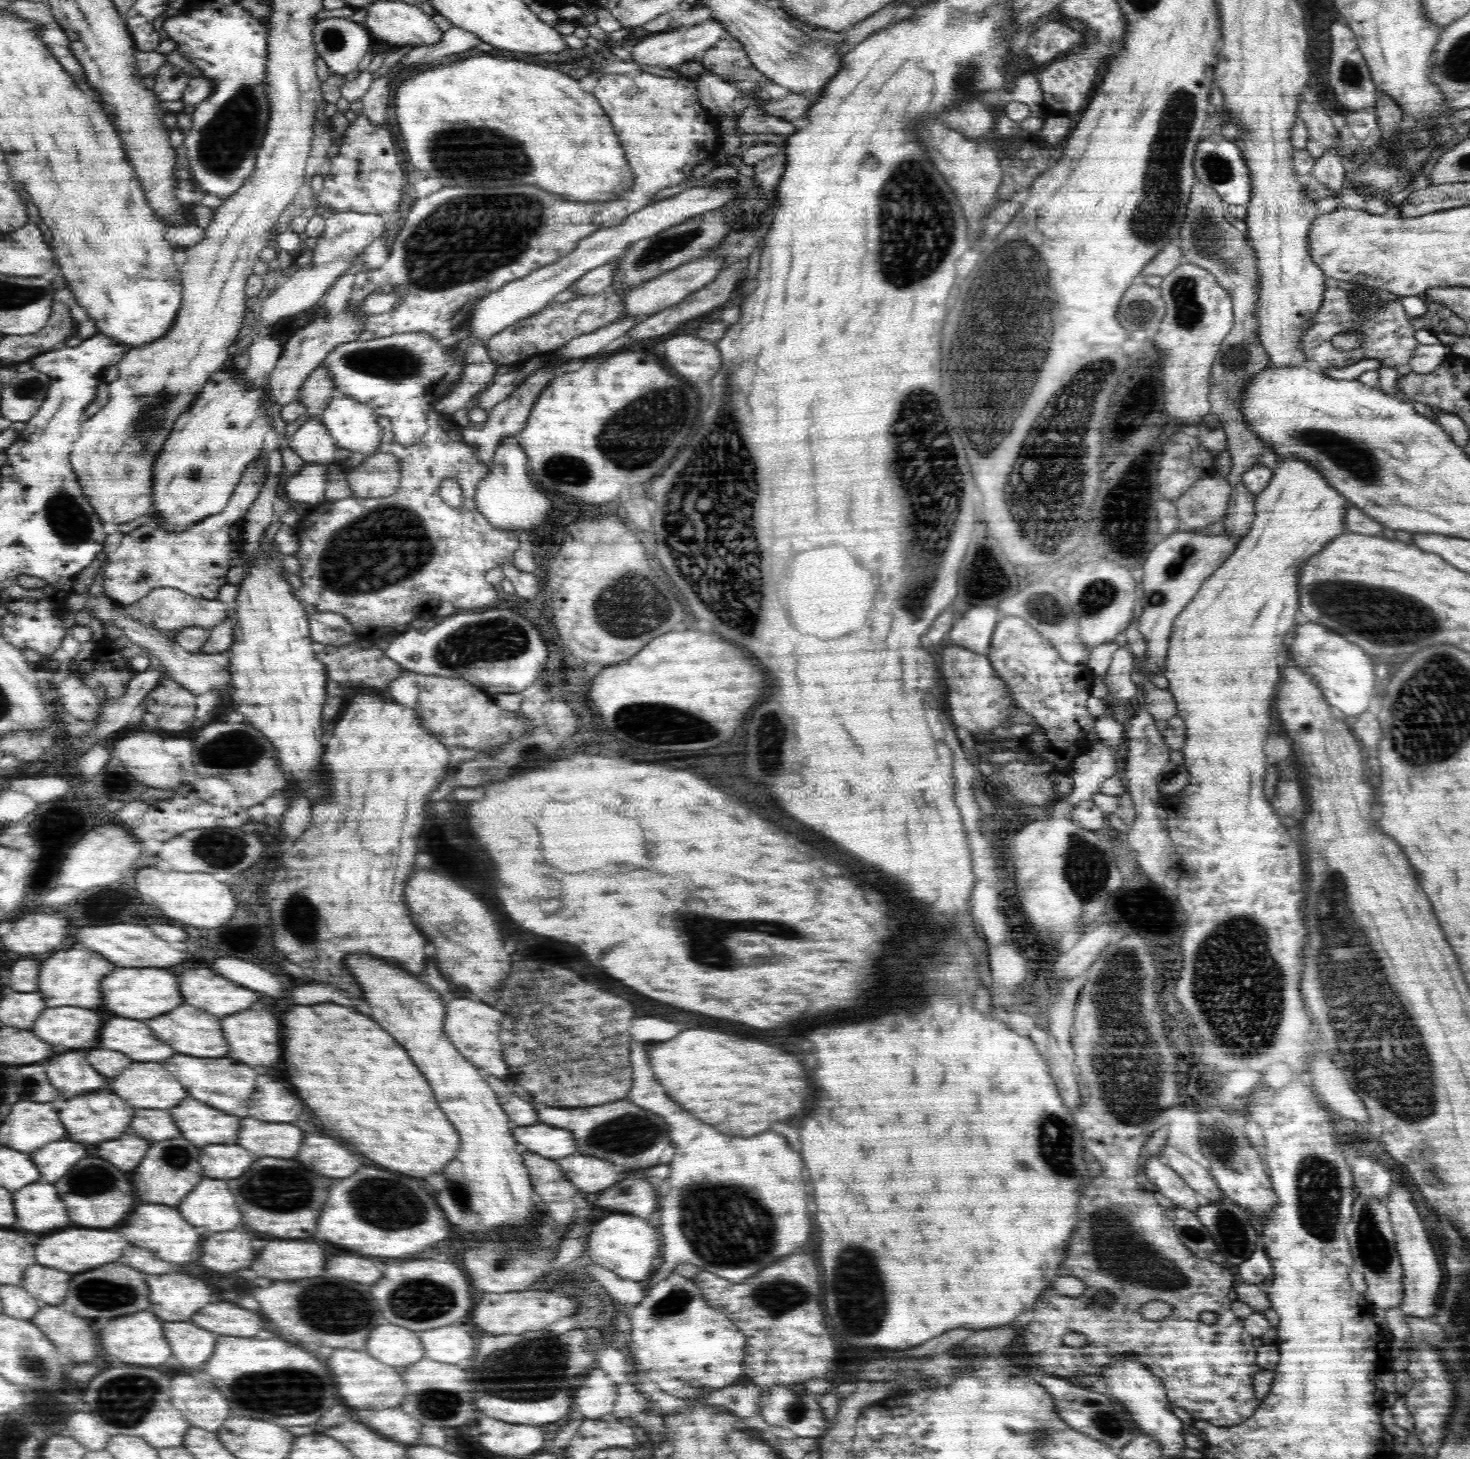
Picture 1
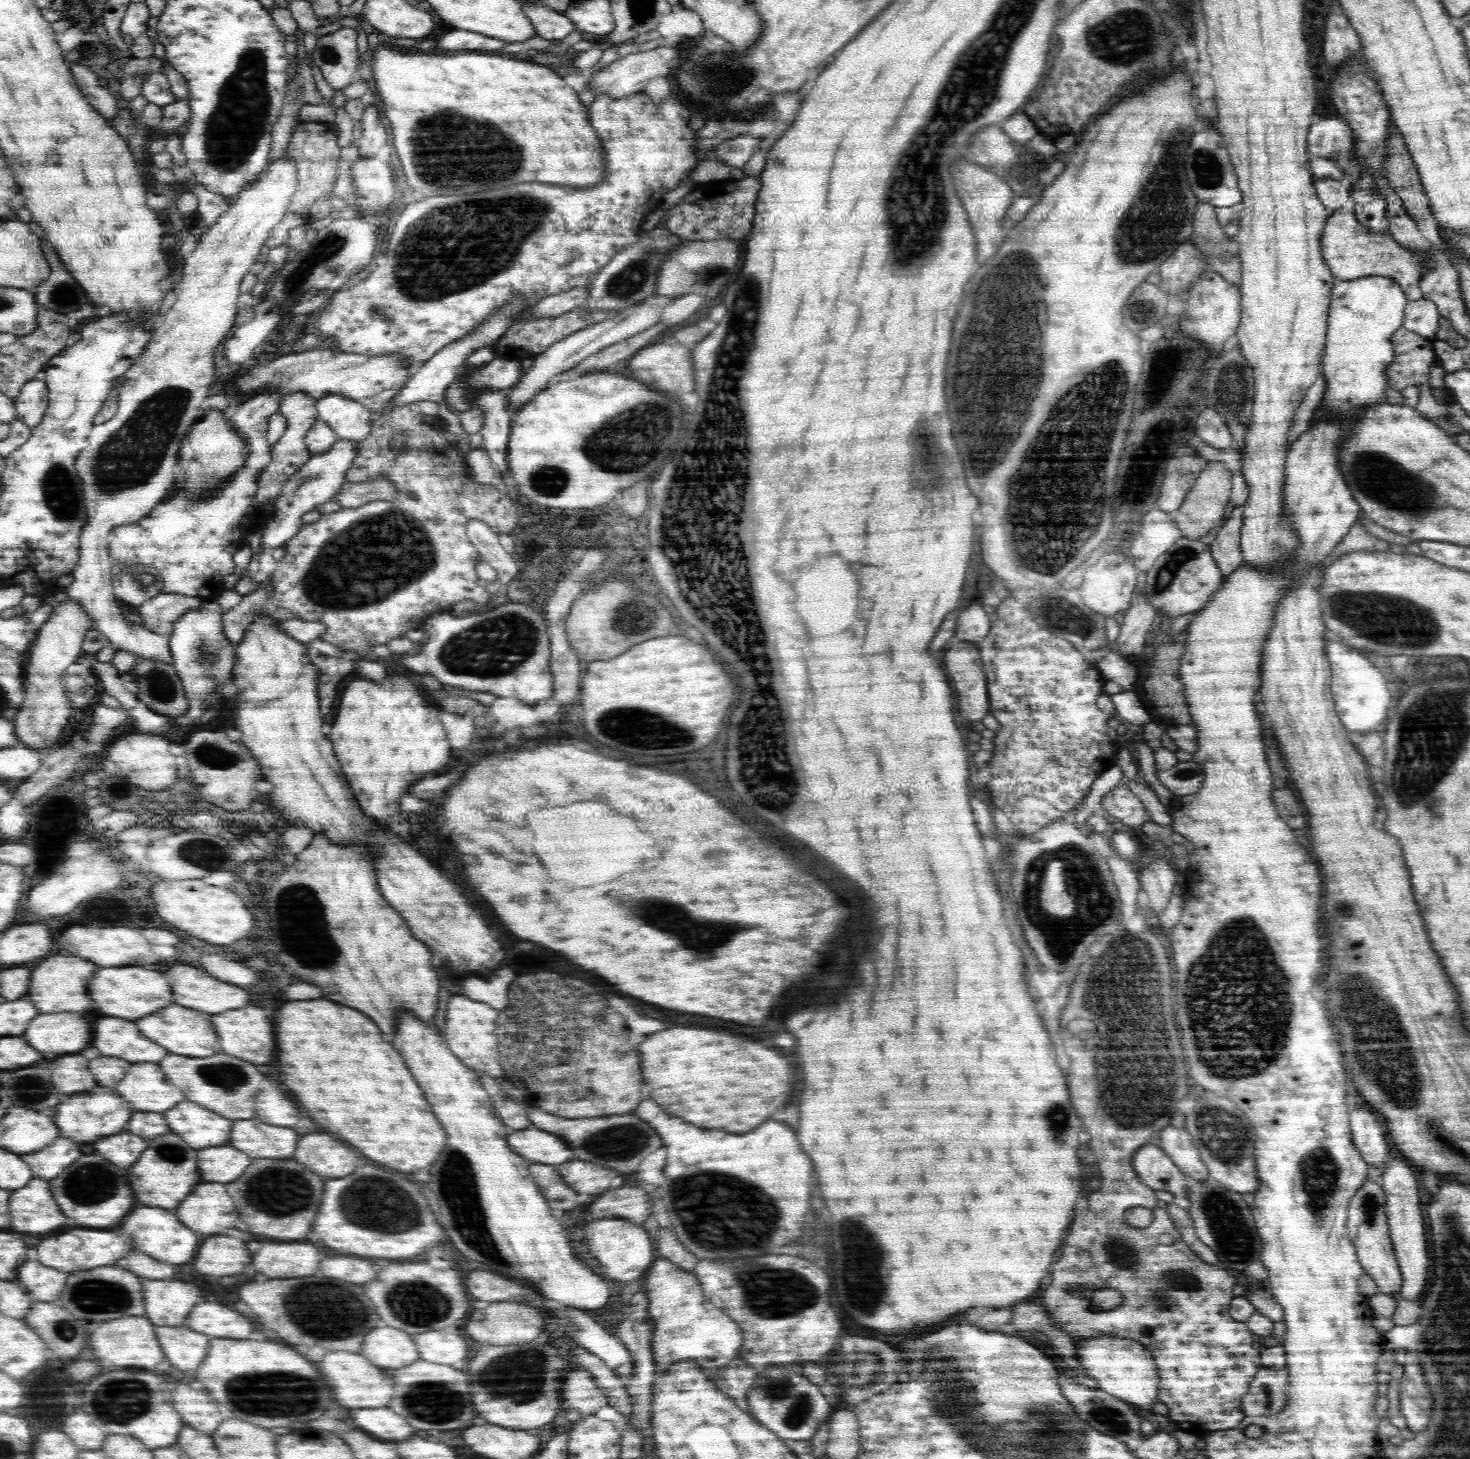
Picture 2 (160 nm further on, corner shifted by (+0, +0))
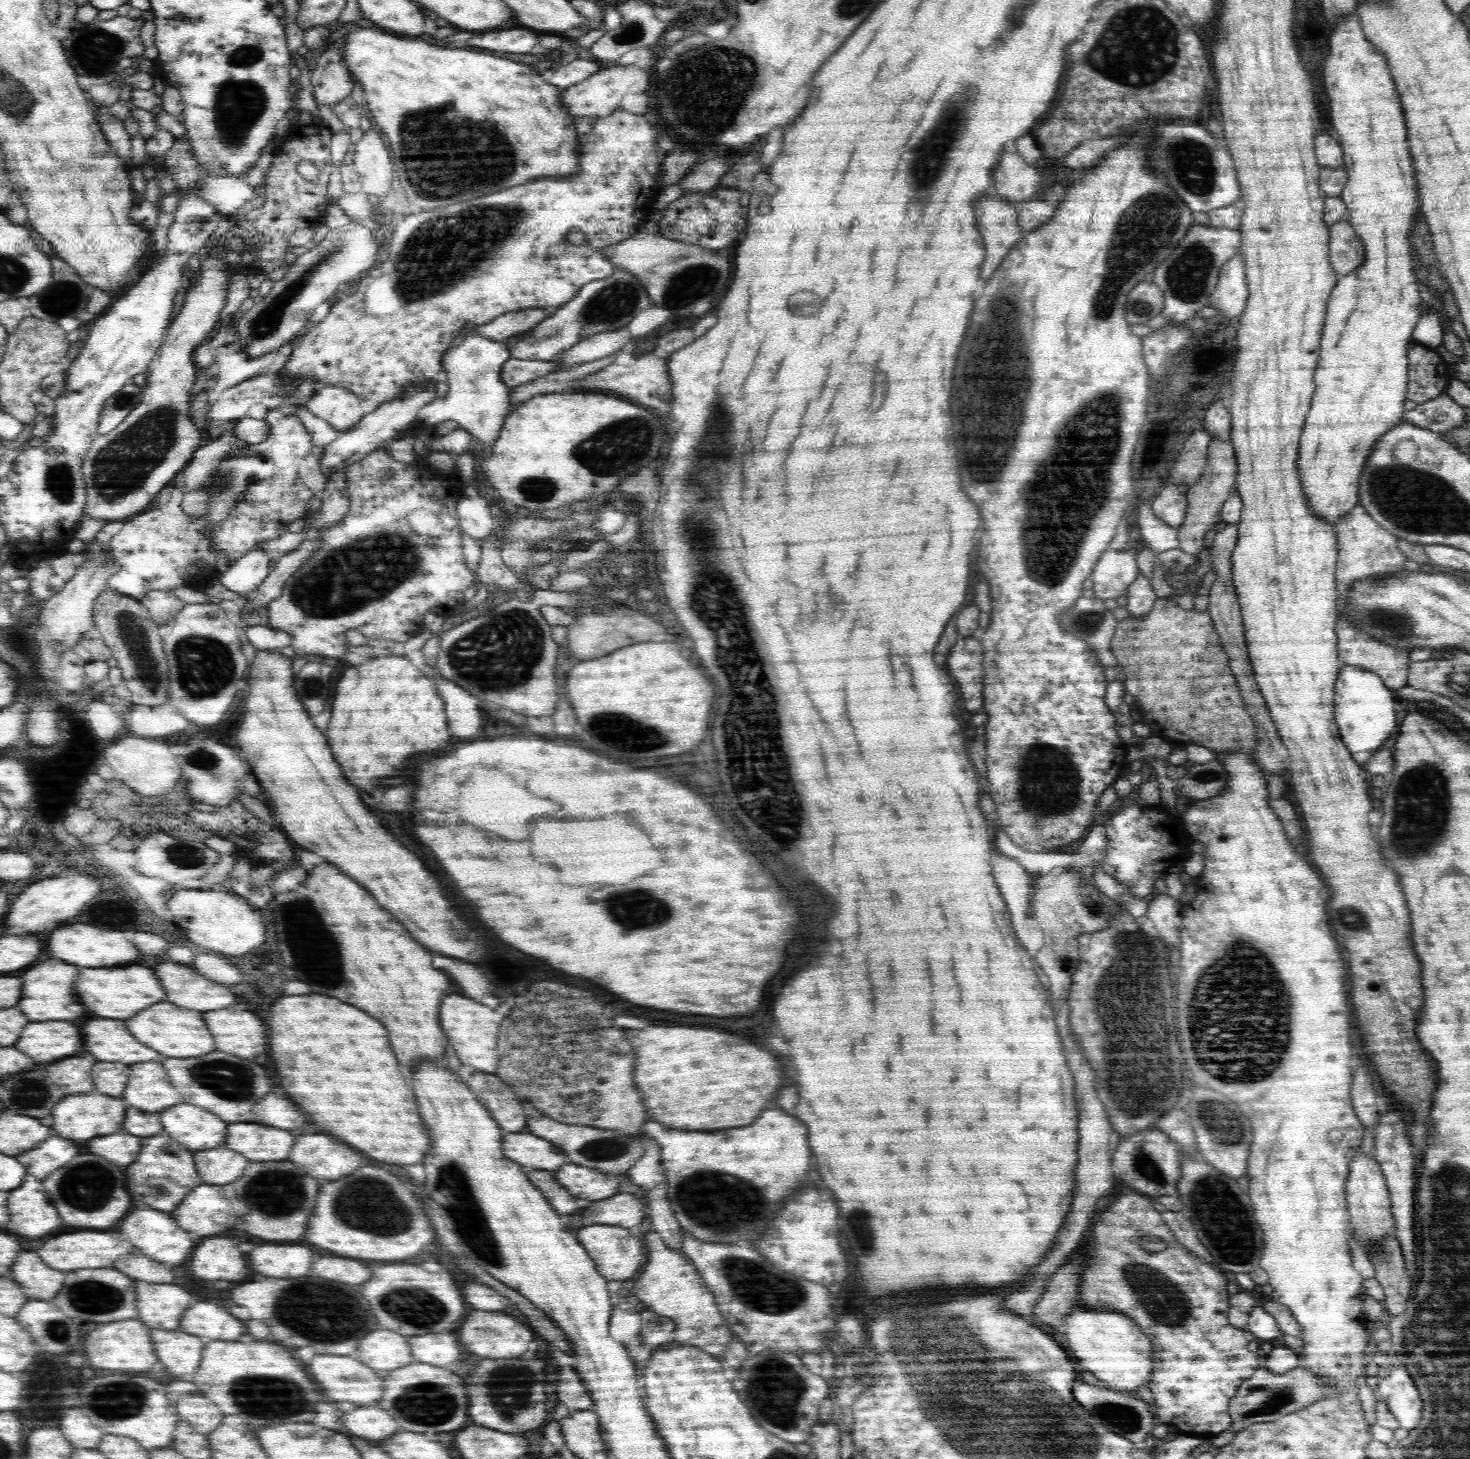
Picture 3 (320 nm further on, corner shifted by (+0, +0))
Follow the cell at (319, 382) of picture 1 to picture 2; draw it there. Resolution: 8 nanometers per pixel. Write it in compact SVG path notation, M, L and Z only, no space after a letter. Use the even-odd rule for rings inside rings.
M301 392L288 394L287 397L282 398L279 402L278 413L287 420L287 427L278 442L271 448L272 460L266 468L263 468L263 472L257 482L258 488L255 492L255 501L251 508L247 510L244 520L242 520L242 525L244 525L247 533L262 529L265 526L286 482L290 481L290 478L293 478L297 474L296 472L310 460L311 454L306 448L304 438L306 438L308 430L317 419L315 402L315 398L310 398L307 394L302 394Z

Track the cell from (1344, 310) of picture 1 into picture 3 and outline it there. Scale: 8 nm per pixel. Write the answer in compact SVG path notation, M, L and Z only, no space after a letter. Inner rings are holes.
M1408 342L1408 386L1406 398L1420 404L1445 392L1453 379L1447 363L1435 350L1419 342Z

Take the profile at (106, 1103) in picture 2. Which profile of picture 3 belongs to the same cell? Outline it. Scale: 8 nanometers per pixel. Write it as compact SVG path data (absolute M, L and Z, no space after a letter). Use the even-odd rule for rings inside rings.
M90 1092L90 1094L76 1094L76 1096L66 1096L62 1098L52 1112L52 1128L56 1130L58 1136L70 1138L70 1140L90 1140L96 1136L106 1136L114 1134L120 1130L126 1110L130 1106L120 1100L120 1098L110 1098L100 1092Z

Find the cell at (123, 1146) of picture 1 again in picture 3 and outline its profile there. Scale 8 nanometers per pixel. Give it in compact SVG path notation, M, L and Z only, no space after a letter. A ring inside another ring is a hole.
M112 1134L104 1138L94 1138L88 1142L88 1150L118 1164L118 1166L128 1166L136 1160L136 1156L141 1150L142 1138L136 1138L132 1134Z

